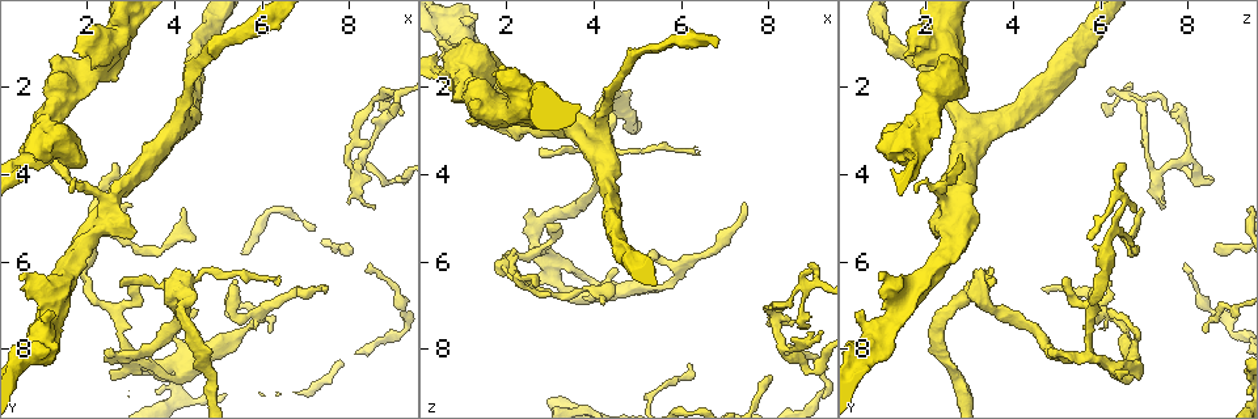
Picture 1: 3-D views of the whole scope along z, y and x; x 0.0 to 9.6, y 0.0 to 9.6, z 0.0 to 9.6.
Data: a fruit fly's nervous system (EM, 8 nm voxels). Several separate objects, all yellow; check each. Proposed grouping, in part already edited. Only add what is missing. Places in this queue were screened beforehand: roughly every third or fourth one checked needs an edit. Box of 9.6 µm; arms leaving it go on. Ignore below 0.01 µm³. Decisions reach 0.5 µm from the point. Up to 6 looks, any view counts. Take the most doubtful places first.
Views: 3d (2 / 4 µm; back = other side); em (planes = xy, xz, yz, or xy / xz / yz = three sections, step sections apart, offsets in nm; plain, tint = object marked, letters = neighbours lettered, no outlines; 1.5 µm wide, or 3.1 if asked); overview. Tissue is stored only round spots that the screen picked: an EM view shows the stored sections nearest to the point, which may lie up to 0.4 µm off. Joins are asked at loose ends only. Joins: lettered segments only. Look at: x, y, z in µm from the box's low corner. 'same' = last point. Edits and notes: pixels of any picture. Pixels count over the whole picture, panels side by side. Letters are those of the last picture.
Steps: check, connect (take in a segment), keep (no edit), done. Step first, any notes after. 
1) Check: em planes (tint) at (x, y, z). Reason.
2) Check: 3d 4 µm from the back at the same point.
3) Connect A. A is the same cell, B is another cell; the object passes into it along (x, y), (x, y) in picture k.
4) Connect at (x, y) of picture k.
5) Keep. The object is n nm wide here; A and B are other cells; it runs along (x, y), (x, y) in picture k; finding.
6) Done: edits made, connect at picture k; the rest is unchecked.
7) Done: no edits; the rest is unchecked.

Check: em xy step 8 (letters) at (5.45, 6.40, 6.20). Tapers out.

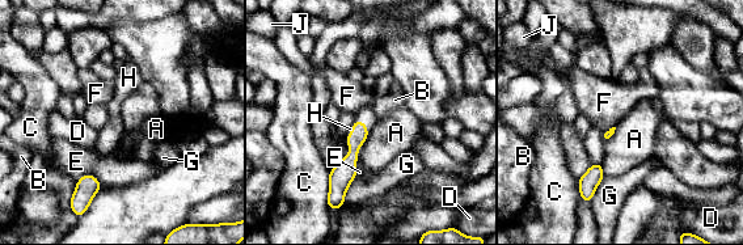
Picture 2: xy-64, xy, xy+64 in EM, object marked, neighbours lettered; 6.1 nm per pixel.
Check: em planes (letters) at the same point. Cut it another way.

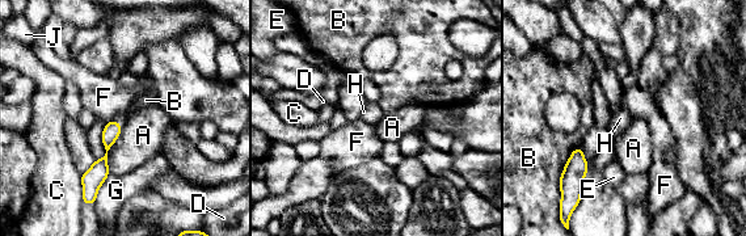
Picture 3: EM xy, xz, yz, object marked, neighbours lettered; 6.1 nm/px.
Connect H. H is the same cell, A, B, C, D, E, F, G and J are other cells; the object passes into it along (112, 131), (119, 123), (122, 118) in picture 3; the cell continues.

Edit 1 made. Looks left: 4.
Check: em planes (letters) at (2.75, 6.55, 3.55). Tapers out.

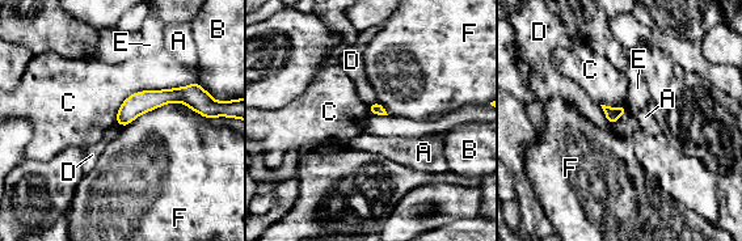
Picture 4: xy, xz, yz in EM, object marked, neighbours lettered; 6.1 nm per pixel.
Keep. A, B, C, D, E and F are other cells; it runs along (195, 104), (164, 96), (119, 119) in picture 4; none of them fits.

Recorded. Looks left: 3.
Check: em planes (letters) at (8.75, 2.50, 7.55). Free end.

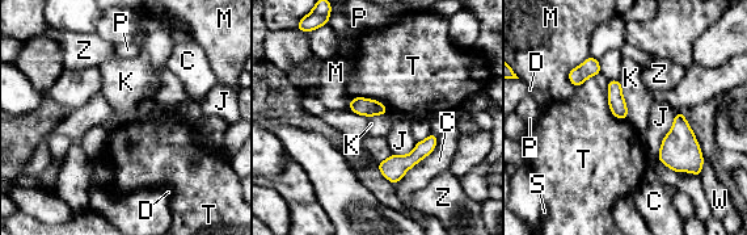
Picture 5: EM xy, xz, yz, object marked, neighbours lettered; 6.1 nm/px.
Keep. C, D, J, K, M, P, S, T, W and Z are other cells; a border runs along (617, 80), (627, 108), (627, 118) in picture 5; none of them fits.

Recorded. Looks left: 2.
Done: edits made, connect at picture 3; the rest is unchecked.

